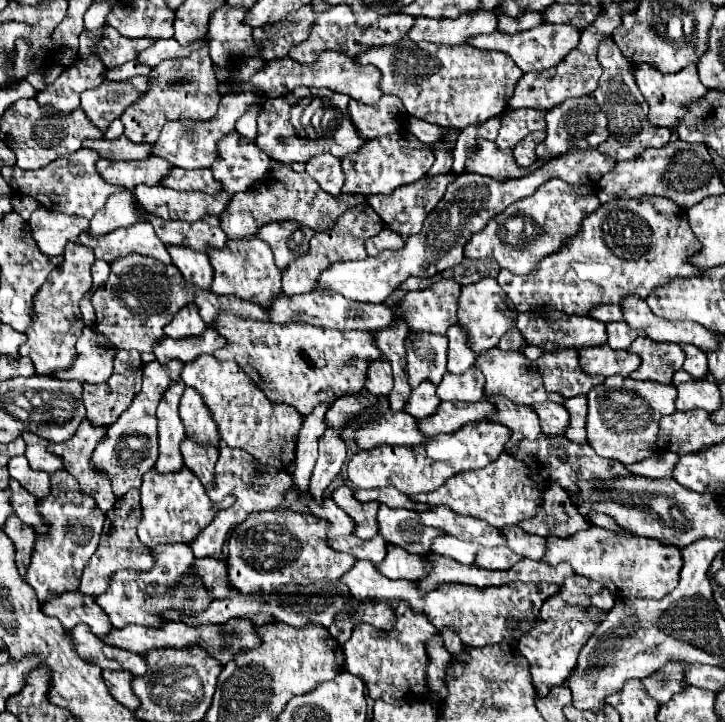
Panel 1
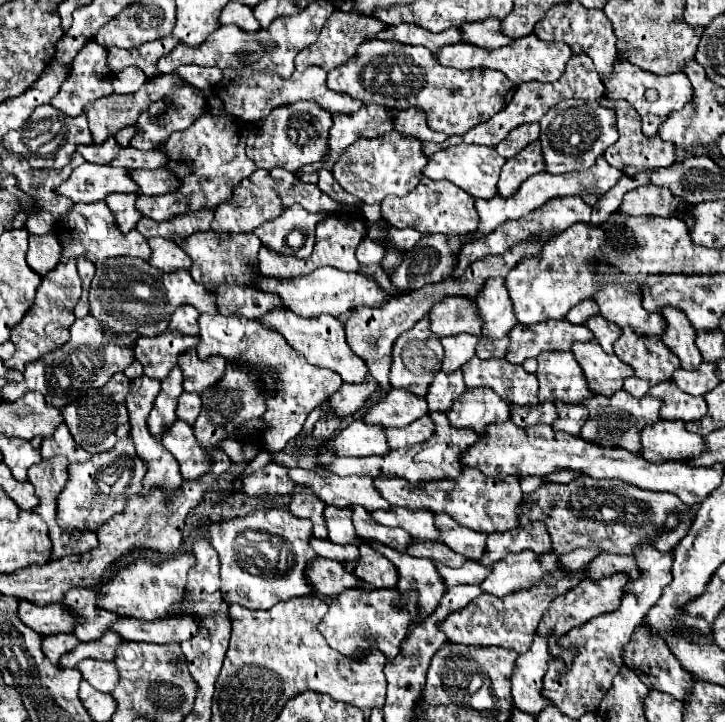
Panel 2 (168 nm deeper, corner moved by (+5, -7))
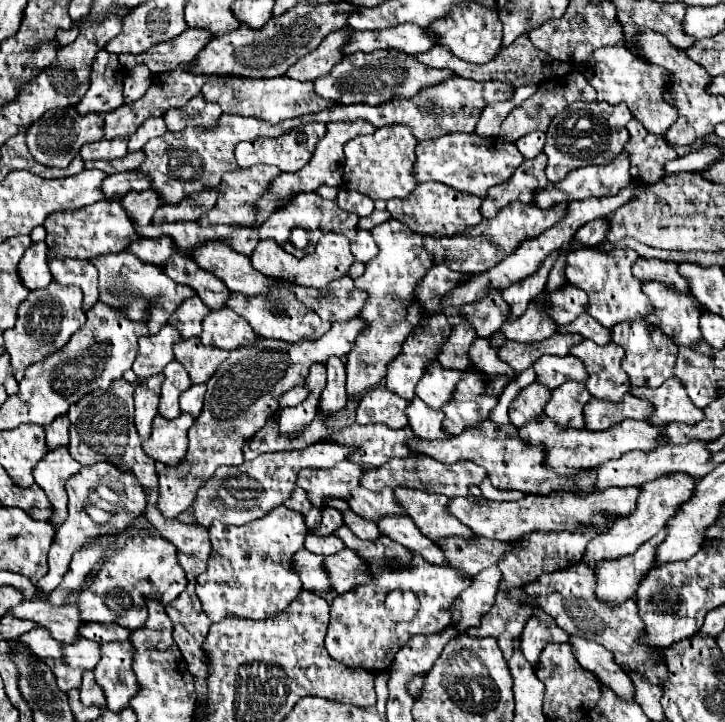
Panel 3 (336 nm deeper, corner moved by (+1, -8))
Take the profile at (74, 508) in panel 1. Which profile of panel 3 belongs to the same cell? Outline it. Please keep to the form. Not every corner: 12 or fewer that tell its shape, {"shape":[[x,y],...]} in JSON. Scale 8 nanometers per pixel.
{"shape":[[59,446],[35,466],[35,484],[53,504],[51,522],[67,516],[65,478],[81,470]]}

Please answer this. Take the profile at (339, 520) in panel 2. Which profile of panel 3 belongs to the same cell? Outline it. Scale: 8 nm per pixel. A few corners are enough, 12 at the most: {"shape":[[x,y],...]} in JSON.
{"shape":[[323,508],[317,536],[329,536],[343,524],[341,512]]}

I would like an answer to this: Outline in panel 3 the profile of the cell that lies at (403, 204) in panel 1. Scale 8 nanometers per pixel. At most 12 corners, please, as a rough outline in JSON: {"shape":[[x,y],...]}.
{"shape":[[419,184],[387,210],[413,232],[455,236],[479,224],[481,200]]}

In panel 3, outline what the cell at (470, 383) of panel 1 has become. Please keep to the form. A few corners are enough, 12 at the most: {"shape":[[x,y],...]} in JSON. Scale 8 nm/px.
{"shape":[[429,363],[415,392],[439,410],[464,371]]}

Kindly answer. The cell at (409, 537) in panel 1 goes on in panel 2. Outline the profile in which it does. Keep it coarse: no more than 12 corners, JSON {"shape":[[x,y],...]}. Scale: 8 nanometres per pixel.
{"shape":[[365,507],[353,509],[355,531],[363,539],[387,543],[387,527]]}

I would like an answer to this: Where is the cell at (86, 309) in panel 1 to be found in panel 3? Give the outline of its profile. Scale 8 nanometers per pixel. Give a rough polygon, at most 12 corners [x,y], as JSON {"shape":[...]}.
{"shape":[[49,260],[83,290],[85,310],[99,300],[97,272],[89,260]]}

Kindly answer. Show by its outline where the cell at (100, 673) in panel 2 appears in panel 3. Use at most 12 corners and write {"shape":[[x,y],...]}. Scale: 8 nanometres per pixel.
{"shape":[[83,672],[79,698],[85,706],[105,706],[93,672]]}

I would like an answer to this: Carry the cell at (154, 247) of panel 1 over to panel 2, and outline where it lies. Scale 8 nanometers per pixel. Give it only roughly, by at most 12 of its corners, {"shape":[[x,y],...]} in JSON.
{"shape":[[104,201],[77,203],[55,225],[65,259],[151,257],[137,229],[115,231]]}

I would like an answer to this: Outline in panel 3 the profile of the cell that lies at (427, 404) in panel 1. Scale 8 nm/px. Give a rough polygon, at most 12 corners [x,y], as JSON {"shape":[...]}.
{"shape":[[385,386],[361,398],[355,422],[407,426],[407,400]]}

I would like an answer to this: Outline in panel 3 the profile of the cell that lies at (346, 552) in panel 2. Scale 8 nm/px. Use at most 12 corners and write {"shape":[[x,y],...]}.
{"shape":[[309,534],[305,548],[329,556],[343,550],[337,536]]}

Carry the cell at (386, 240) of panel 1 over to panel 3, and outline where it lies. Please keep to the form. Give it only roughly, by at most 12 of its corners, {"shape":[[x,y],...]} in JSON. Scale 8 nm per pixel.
{"shape":[[357,230],[351,252],[357,262],[377,256],[377,244],[369,230]]}

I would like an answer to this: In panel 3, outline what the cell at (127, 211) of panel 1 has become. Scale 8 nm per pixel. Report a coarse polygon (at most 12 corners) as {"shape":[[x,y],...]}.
{"shape":[[157,190],[129,192],[119,200],[133,222],[147,226],[163,204]]}

